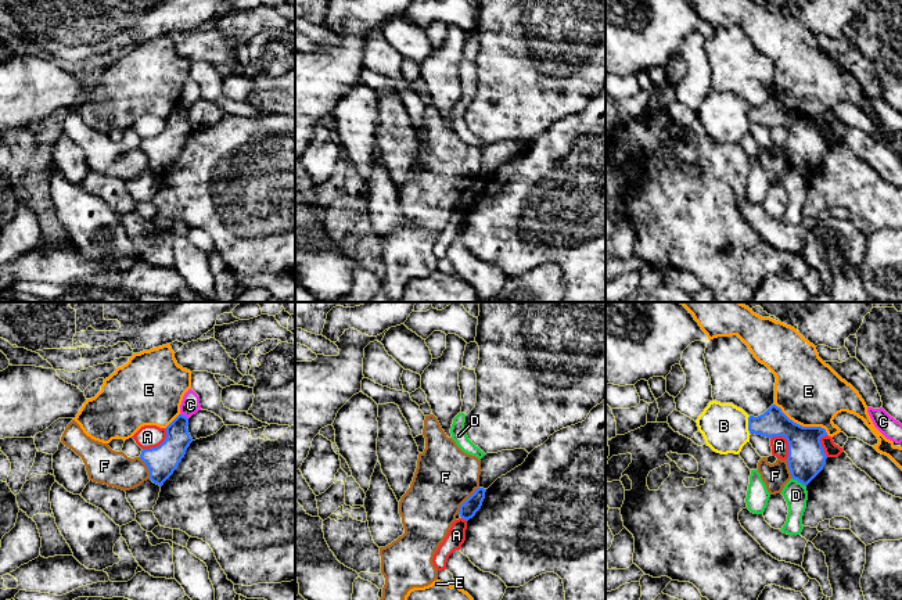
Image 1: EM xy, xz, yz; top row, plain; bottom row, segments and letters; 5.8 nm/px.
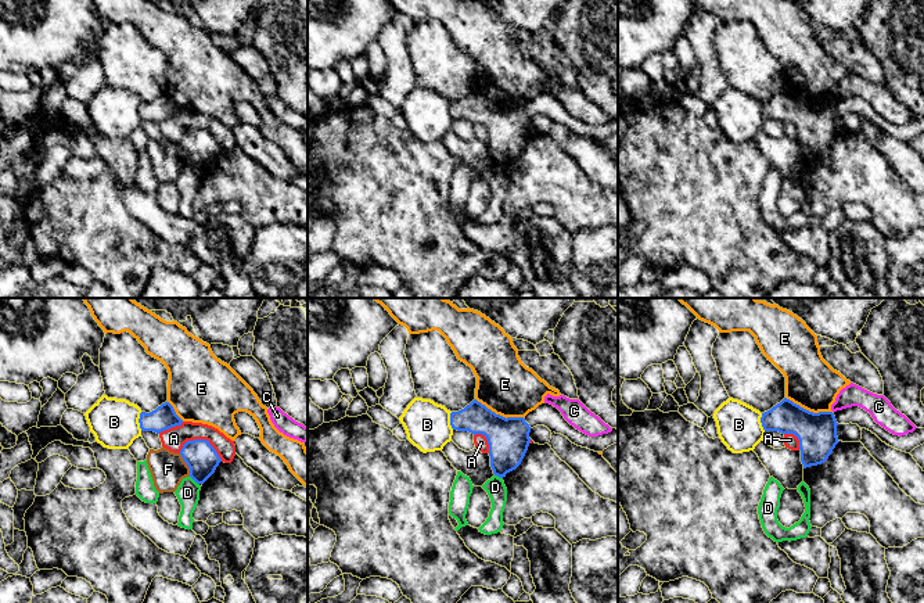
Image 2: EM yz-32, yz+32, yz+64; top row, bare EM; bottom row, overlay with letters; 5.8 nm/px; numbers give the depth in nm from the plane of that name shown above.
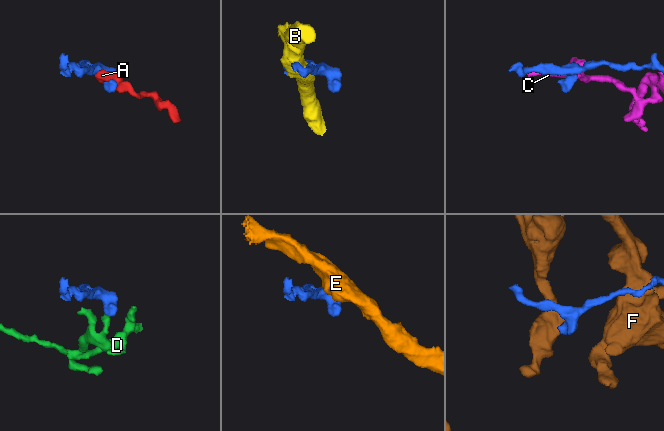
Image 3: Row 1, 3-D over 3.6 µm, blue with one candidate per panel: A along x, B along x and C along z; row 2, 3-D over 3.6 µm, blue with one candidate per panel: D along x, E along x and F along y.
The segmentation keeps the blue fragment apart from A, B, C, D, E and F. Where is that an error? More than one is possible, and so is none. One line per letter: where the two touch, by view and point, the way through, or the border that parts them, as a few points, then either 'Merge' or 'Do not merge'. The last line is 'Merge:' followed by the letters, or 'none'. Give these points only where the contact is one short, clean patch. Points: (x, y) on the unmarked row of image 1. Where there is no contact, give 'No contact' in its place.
A: Touches blue at yz (787, 130). Do not merge
B: Touches blue at yz (748, 115). Do not merge
C: Touches blue at xy (184, 106). Boundary: xy (180, 103), (187, 108). Do not merge
D: Touches blue at yz (798, 171). Boundary: yz (791, 168), (805, 175). Do not merge
E: Touches blue at yz (801, 115). Boundary: yz (775, 93), (794, 111), (802, 115), (820, 115), (827, 124). Do not merge
F: Touches blue at xz (466, 190). Boundary: xz (478, 176), (460, 196), (457, 203). Do not merge
Merge: none

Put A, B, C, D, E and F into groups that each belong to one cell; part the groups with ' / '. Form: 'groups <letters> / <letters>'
groups A / B / C / D / E / F

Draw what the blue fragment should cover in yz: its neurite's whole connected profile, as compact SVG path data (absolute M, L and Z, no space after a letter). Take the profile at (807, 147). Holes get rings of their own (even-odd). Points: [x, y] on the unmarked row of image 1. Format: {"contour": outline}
{"contour": "M772 94L758 107L750 105L748 121L766 127L786 127L791 166L805 176L824 157L827 145L820 127L827 125L826 119L822 116L802 116L790 109L776 94Z"}

